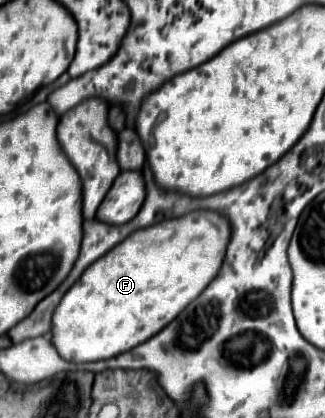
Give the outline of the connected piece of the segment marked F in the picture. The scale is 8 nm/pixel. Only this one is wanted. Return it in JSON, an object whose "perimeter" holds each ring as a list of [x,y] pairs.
{"perimeter":[[[209,210],[189,212],[181,218],[165,220],[165,224],[153,224],[153,228],[141,228],[141,232],[127,236],[117,248],[93,262],[63,296],[53,314],[51,330],[57,352],[71,362],[97,362],[127,352],[155,336],[217,276],[229,236],[229,220],[221,218],[219,212]]]}

